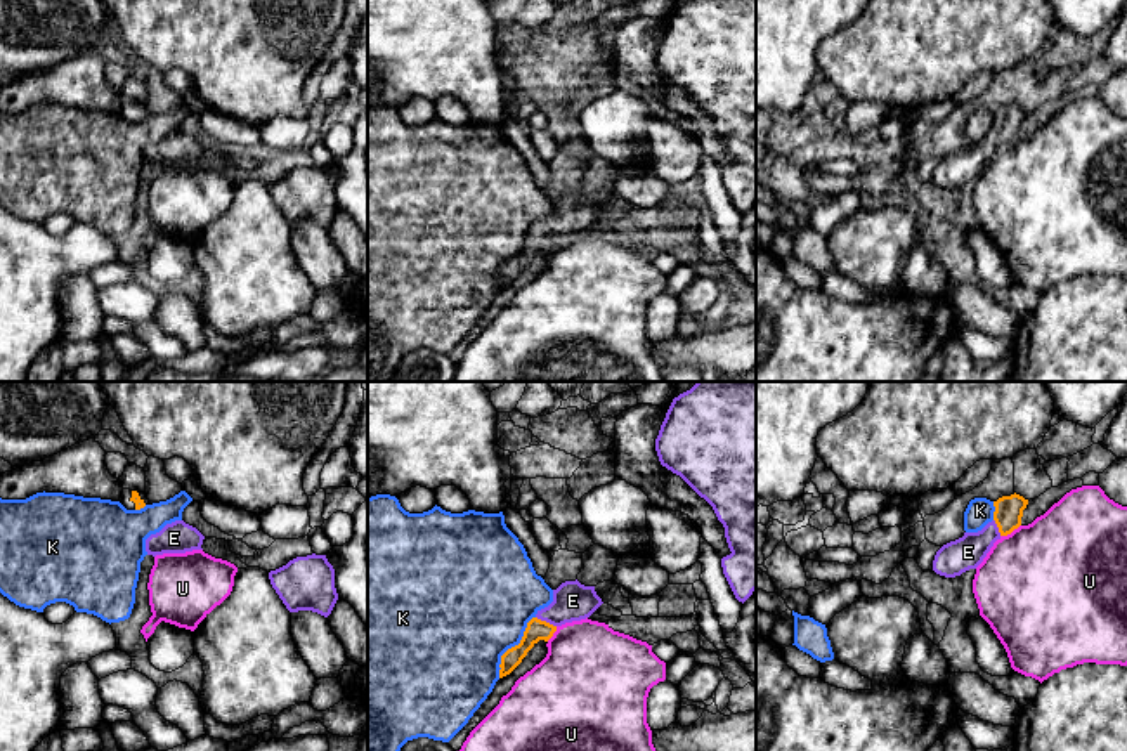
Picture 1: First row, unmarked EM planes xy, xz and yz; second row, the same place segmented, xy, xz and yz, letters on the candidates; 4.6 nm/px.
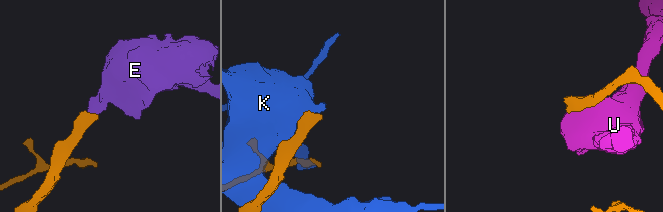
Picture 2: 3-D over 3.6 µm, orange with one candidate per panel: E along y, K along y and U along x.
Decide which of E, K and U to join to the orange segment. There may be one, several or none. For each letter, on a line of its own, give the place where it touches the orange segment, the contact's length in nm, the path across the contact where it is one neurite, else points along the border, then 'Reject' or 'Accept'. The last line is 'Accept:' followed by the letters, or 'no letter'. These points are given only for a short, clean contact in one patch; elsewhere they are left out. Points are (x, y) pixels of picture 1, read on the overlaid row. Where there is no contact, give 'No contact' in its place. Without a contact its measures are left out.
E: Touches orange at xz (545, 621). Shared border 110 nm. Path across: xz (536, 630), (545, 621), (573, 600). Accept
K: Touches orange at xz (512, 647). Shared border 340 nm. Reject
U: Touches orange at yz (1009, 533). Shared border 110 nm. Boundary: yz (1020, 524), (1001, 536). Reject
Accept: E

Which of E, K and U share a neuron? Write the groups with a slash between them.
E / K / U

